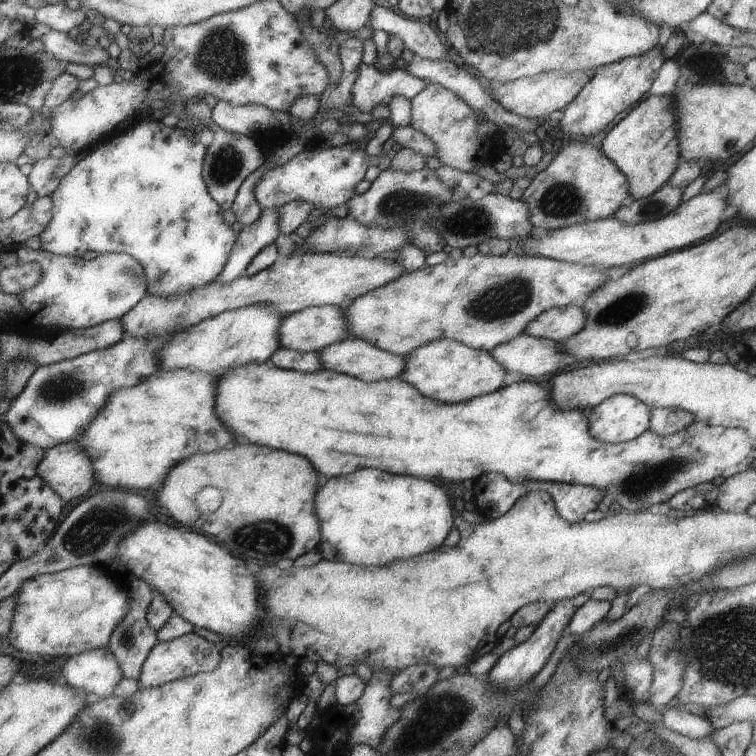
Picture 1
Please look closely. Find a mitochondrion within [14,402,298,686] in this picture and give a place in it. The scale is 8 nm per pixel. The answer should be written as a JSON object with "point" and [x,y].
{"point":[120,519]}

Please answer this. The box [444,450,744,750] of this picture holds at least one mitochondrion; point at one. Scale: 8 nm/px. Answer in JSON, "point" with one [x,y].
{"point":[648,478]}

